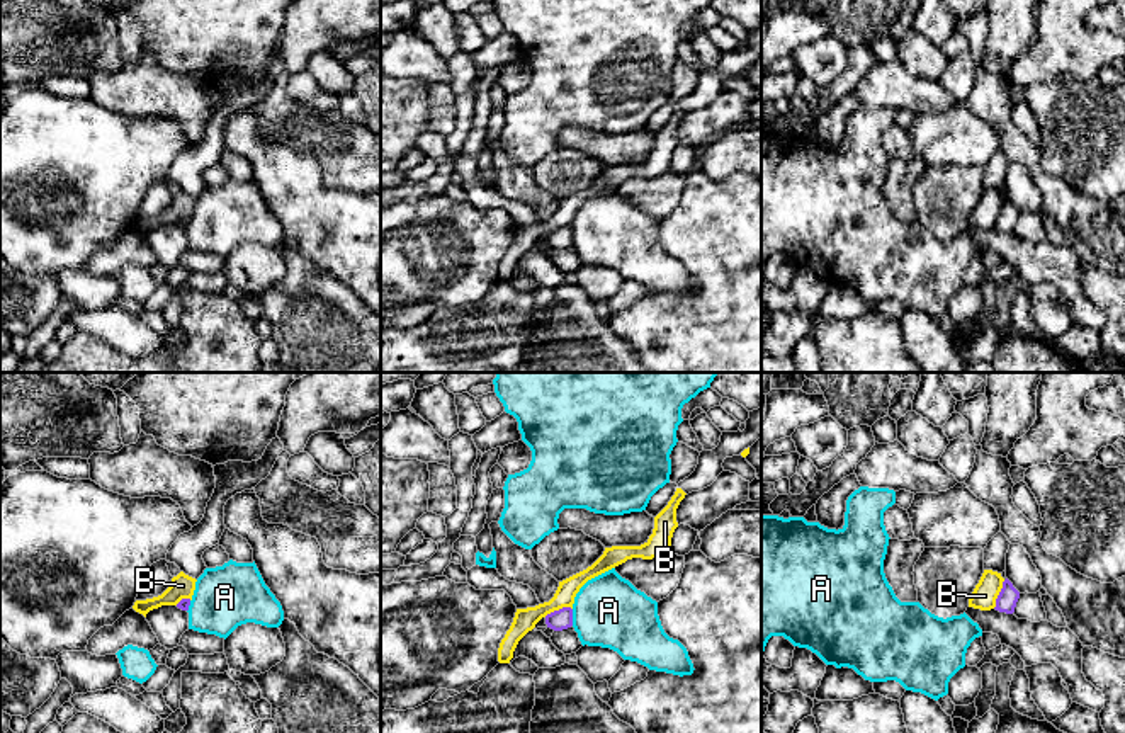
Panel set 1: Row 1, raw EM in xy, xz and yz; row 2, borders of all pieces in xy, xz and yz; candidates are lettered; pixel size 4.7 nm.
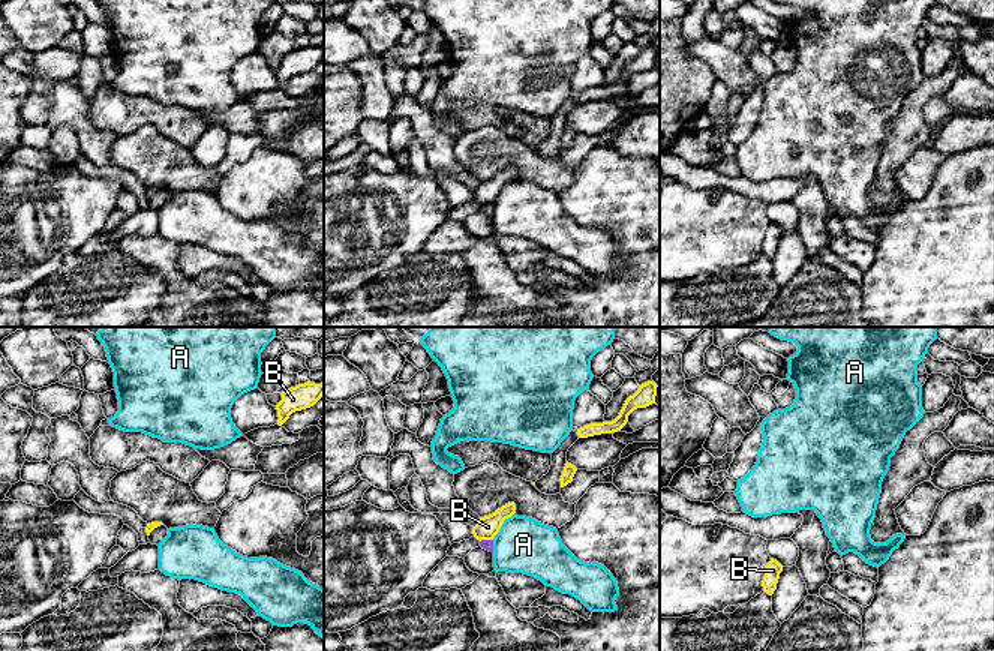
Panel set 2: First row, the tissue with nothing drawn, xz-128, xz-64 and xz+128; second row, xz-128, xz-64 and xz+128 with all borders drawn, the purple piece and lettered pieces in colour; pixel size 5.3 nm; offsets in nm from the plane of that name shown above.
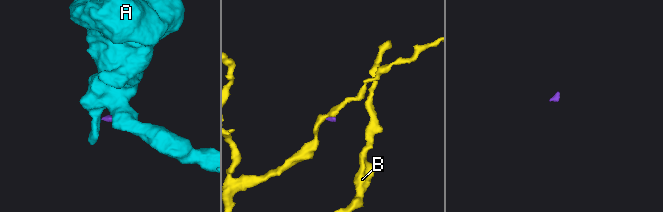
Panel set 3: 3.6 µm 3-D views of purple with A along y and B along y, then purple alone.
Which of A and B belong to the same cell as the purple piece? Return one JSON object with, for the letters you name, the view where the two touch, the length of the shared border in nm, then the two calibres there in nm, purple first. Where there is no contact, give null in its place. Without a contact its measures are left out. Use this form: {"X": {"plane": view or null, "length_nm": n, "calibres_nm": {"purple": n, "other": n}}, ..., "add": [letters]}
{"add": []}

